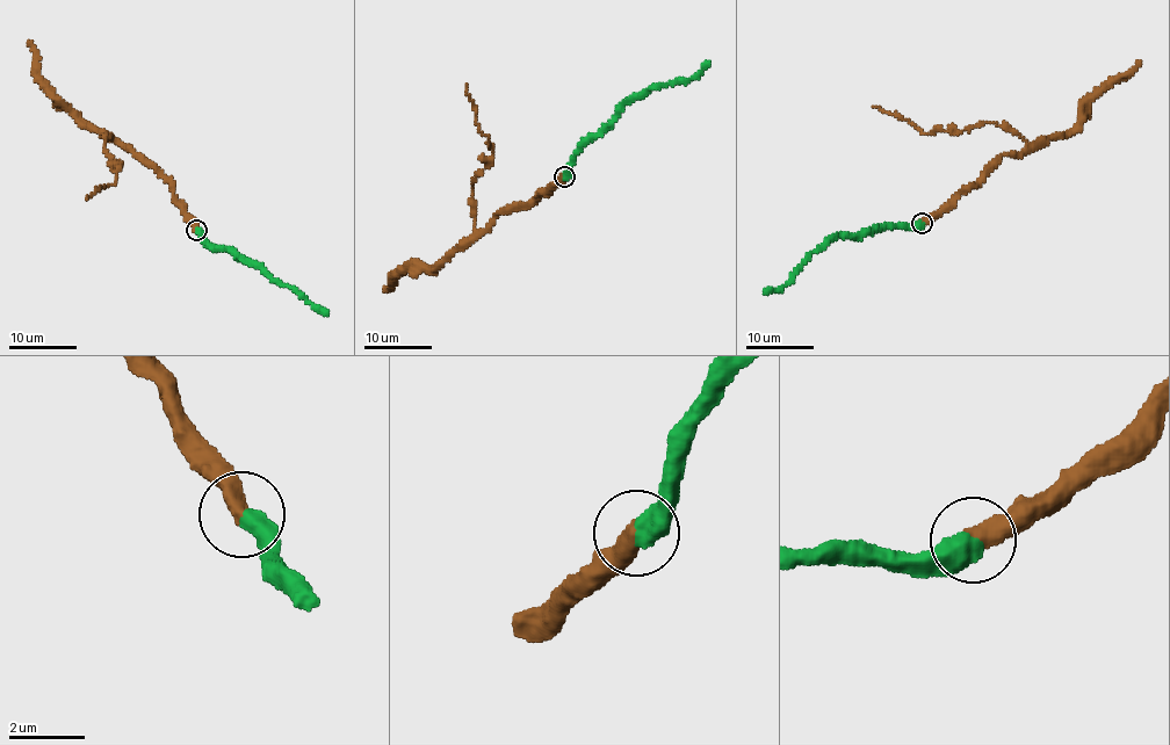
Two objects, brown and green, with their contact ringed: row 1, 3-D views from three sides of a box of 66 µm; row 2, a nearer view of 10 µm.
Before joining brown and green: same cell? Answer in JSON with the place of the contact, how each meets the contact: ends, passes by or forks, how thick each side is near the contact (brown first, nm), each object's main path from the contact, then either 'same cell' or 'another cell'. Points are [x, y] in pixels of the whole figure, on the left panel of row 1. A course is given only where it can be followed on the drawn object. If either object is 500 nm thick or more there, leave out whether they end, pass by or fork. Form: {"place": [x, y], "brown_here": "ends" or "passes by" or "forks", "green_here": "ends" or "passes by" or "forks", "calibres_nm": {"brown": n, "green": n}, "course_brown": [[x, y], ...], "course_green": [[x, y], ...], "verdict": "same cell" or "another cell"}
{"place": [196, 230], "calibres_nm": {"brown": 500, "green": 600}, "course_brown": [[196, 229], [168, 180], [113, 137], [106, 145], [122, 167], [116, 182], [87, 199]], "course_green": [[196, 230], [203, 244], [228, 250], [250, 261], [276, 281], [288, 284], [322, 312], [326, 311]], "verdict": "another cell"}

